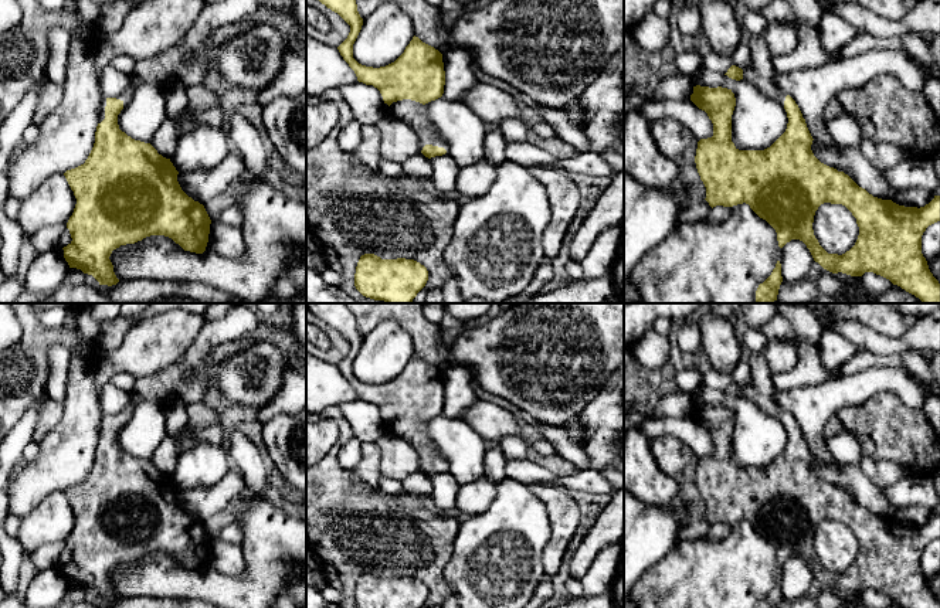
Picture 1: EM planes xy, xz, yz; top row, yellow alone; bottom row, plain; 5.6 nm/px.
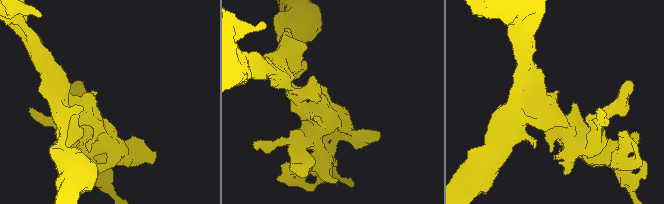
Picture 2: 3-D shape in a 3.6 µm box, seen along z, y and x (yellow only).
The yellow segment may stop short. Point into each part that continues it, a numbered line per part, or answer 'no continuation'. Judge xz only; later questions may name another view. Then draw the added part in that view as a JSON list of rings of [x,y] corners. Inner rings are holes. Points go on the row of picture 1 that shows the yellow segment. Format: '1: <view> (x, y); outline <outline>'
1: xz (407, 111); outline [[[411,99],[397,101],[390,105],[390,116],[410,125],[418,132],[420,152],[425,145],[432,145],[444,147],[448,153],[447,143],[430,132],[431,122],[425,115],[425,105]]]

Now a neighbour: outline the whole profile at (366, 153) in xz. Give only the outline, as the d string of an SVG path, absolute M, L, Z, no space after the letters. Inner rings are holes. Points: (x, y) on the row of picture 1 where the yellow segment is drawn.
M376 125L362 126L362 142L352 152L353 159L373 173L379 173L380 132Z

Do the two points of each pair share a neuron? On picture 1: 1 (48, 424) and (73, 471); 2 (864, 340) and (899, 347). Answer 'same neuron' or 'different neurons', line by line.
1: different neurons
2: same neuron

